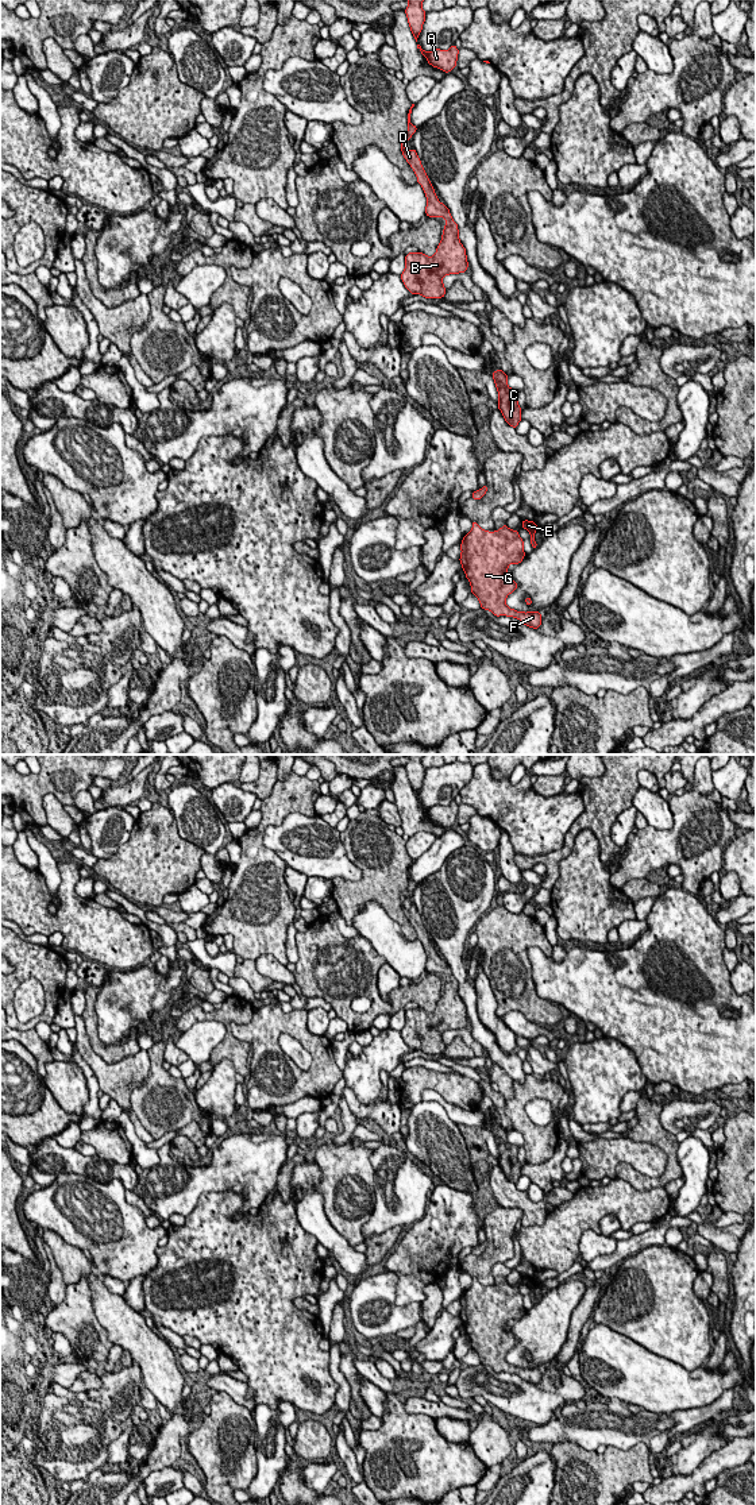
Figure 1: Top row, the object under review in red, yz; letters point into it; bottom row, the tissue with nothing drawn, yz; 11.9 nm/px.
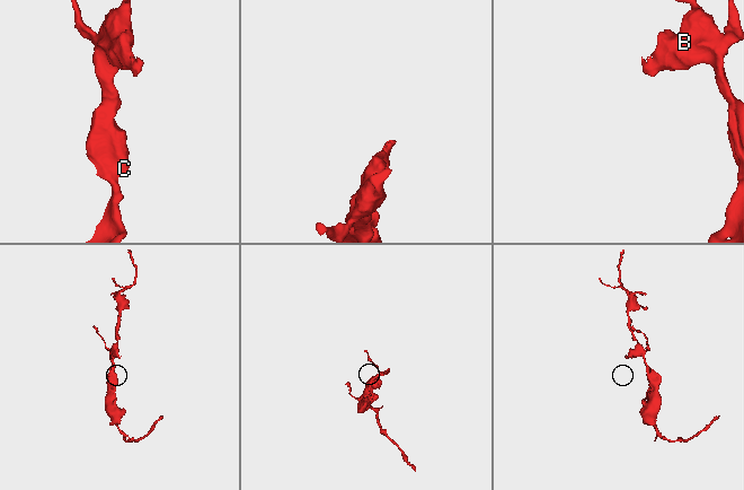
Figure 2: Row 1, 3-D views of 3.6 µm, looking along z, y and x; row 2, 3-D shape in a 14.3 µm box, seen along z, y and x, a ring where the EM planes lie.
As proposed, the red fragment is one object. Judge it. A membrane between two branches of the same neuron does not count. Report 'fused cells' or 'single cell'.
single cell

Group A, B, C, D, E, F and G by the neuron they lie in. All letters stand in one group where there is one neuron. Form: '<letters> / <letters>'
A B C D E F G

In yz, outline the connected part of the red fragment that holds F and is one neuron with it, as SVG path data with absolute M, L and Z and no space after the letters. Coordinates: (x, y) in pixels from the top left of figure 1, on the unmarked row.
M472 1277L460 1305L459 1317L471 1348L479 1355L481 1365L490 1366L495 1373L517 1374L533 1385L540 1384L540 1367L517 1367L505 1359L506 1352L517 1344L517 1339L508 1330L508 1323L521 1319L525 1312L524 1297L517 1286L504 1280L501 1285L489 1288Z

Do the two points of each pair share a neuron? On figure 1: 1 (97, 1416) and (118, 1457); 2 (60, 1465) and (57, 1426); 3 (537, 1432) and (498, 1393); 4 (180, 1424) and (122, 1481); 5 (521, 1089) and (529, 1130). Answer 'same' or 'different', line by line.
1: different
2: same
3: different
4: same
5: same

